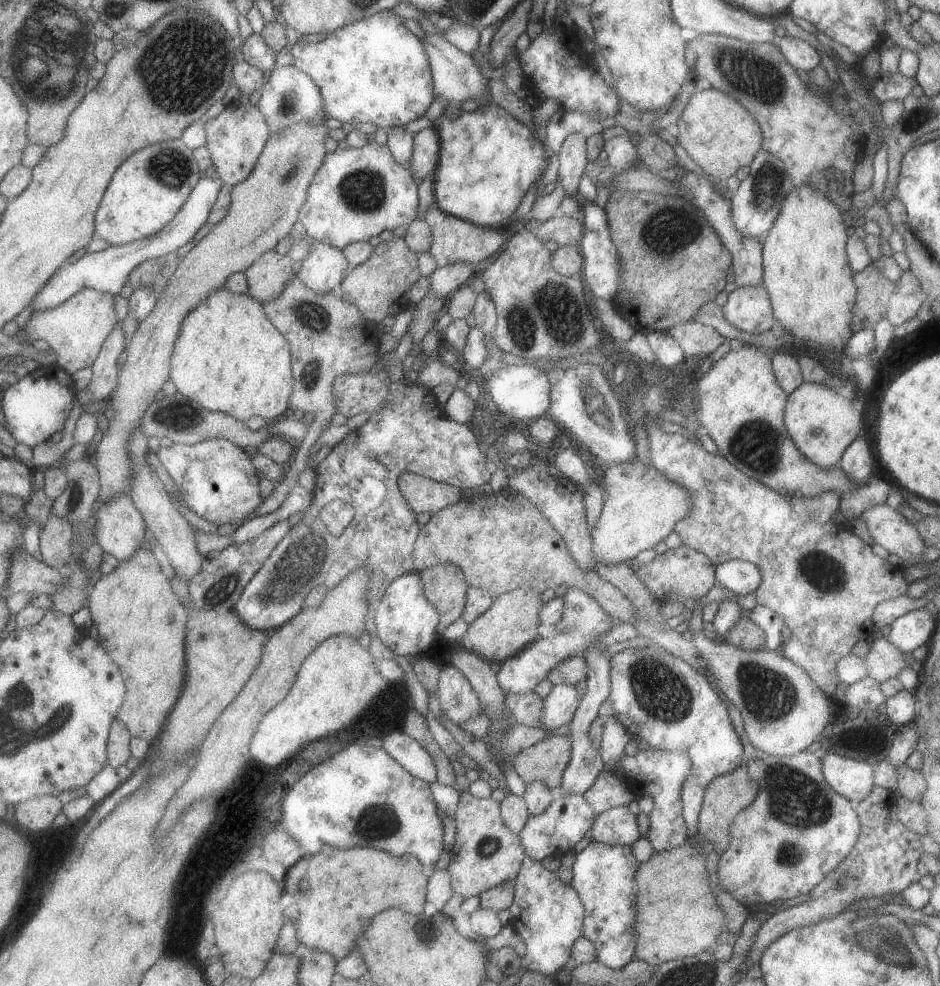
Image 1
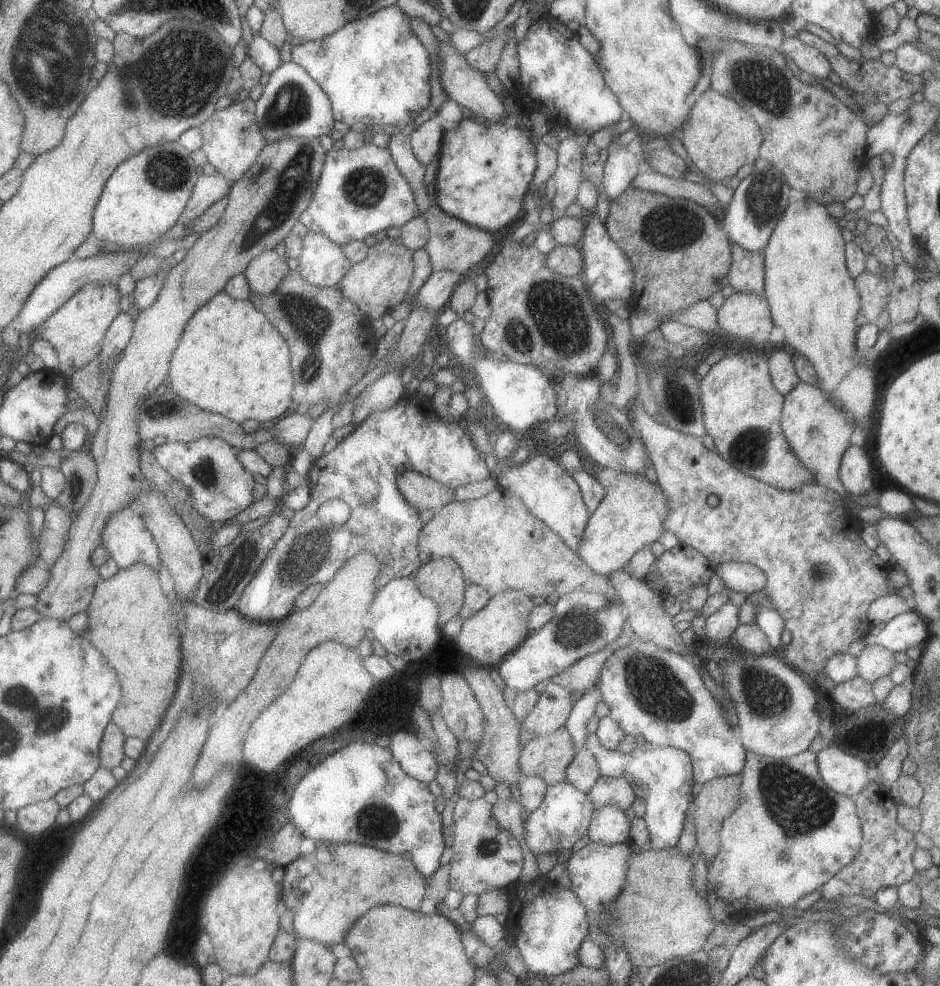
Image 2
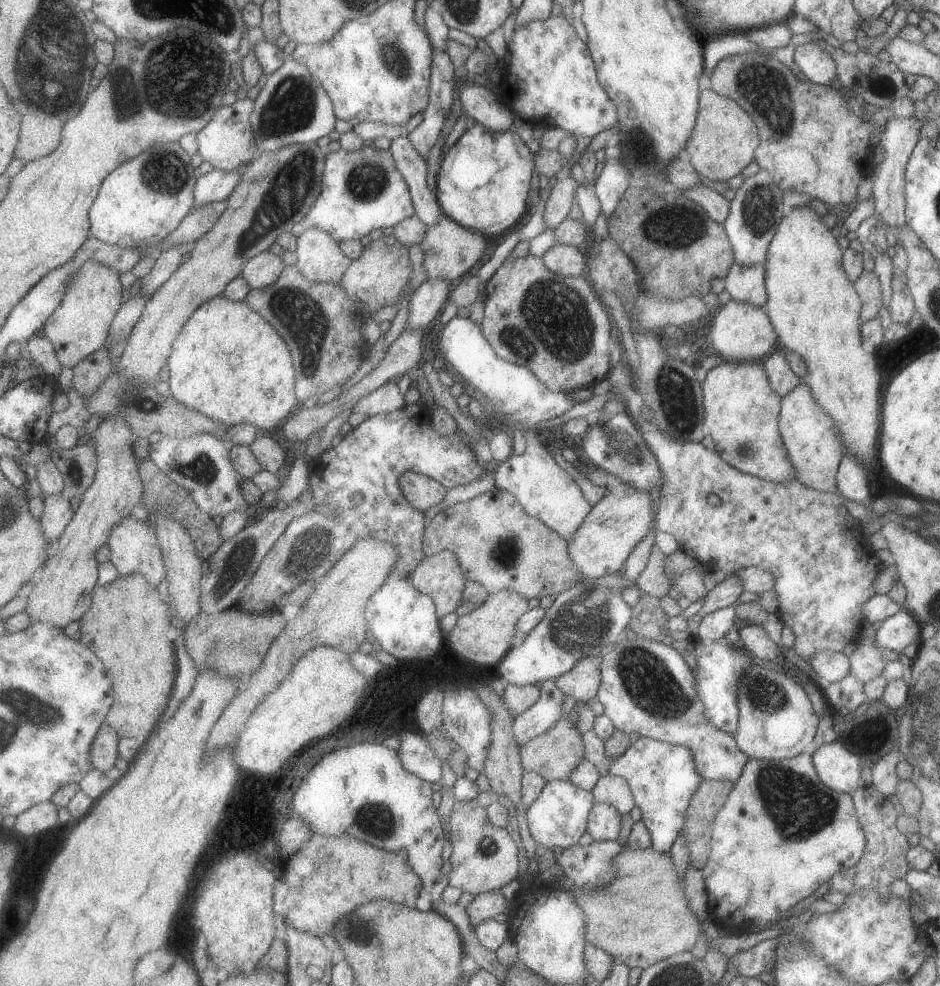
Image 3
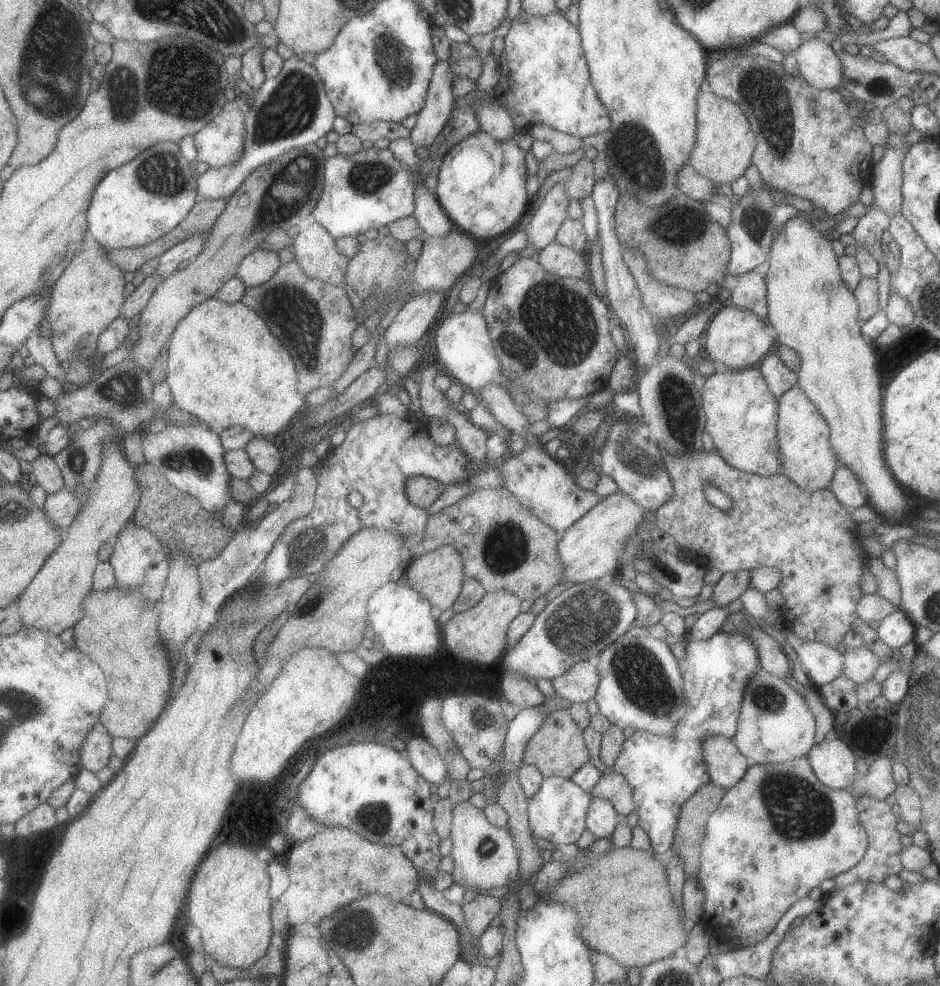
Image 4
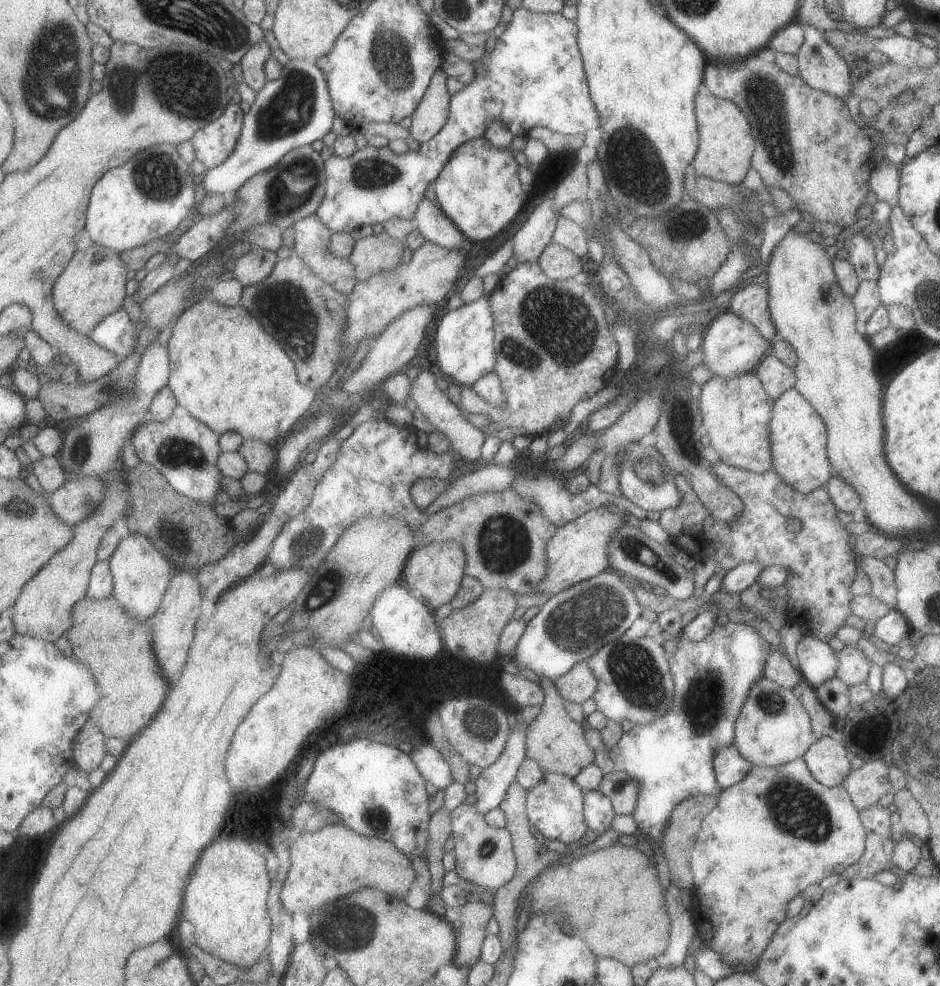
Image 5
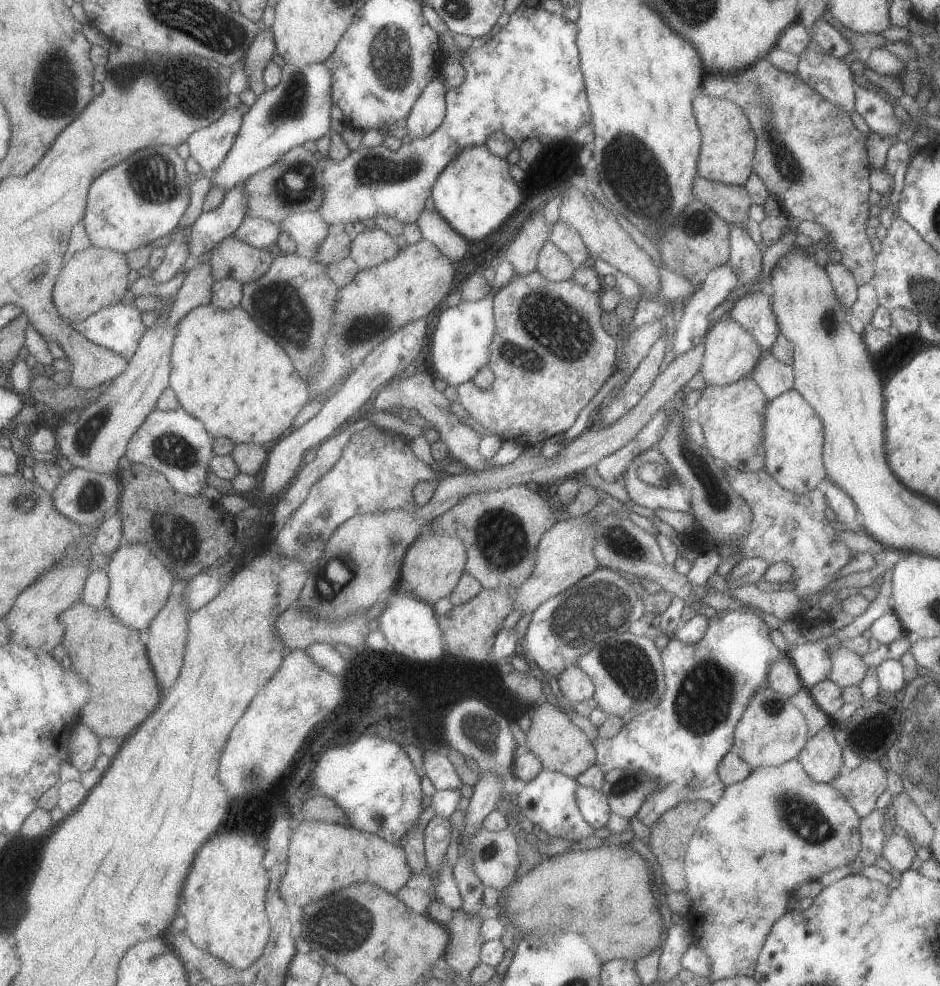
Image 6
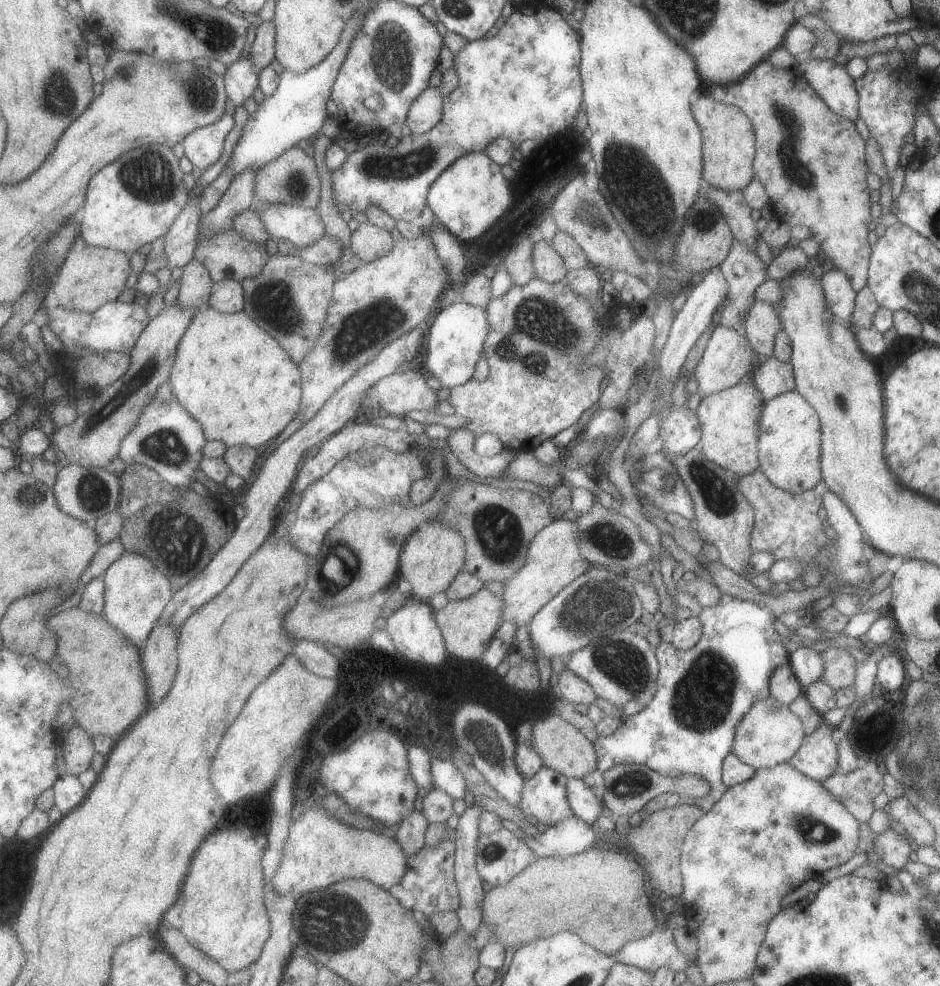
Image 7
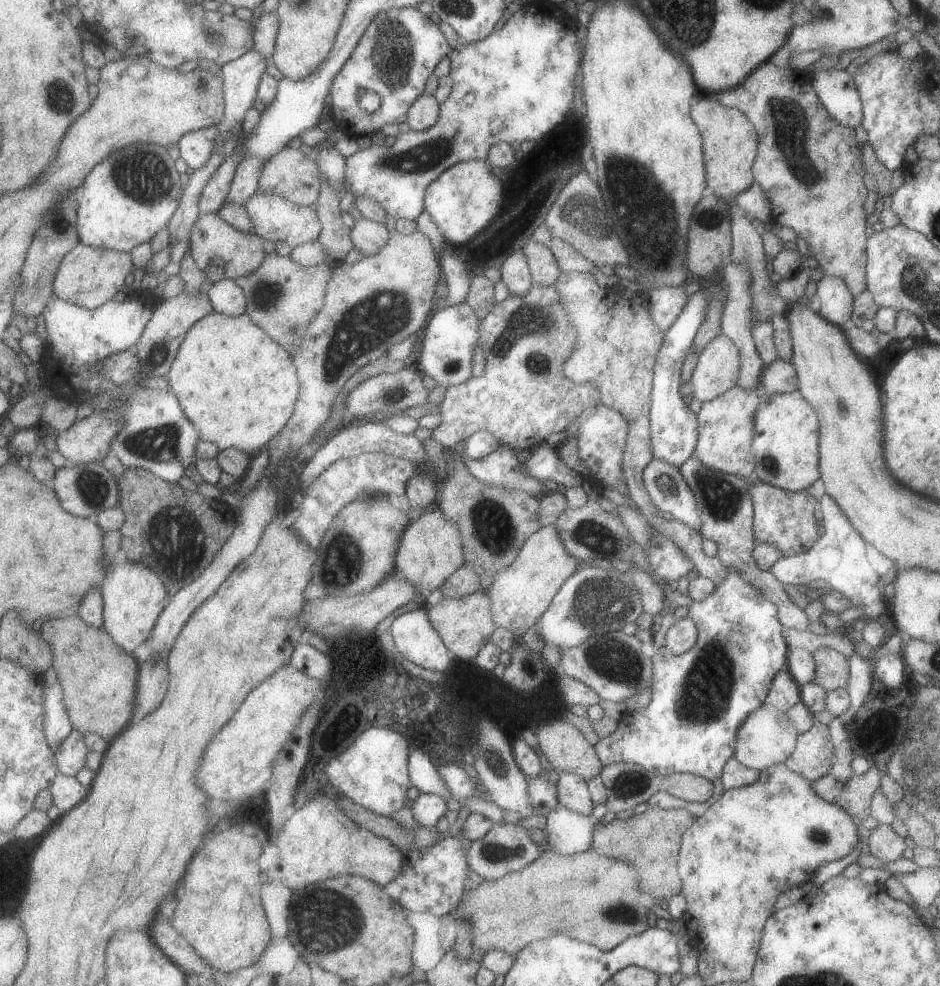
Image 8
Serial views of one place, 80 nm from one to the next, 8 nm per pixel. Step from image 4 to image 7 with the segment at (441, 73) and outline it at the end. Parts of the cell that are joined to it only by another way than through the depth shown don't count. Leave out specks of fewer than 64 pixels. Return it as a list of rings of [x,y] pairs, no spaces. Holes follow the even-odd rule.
[[[429,87],[415,99],[409,116],[407,126],[411,133],[423,134],[433,130],[444,115],[444,94],[440,87]]]

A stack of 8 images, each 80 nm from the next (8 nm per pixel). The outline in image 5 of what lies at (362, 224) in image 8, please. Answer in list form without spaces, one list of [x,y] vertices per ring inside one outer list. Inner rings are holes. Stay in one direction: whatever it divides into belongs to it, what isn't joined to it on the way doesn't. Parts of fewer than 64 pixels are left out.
[[[386,230],[379,234],[361,237],[350,256],[356,268],[357,282],[368,281],[381,271],[400,268],[406,243],[393,238]]]

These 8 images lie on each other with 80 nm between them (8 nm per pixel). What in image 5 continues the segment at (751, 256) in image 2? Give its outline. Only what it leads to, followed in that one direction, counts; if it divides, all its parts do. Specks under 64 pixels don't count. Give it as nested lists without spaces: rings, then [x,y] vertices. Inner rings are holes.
[[[750,283],[735,291],[726,308],[750,322],[771,343],[777,336],[769,314],[767,297],[766,284]]]

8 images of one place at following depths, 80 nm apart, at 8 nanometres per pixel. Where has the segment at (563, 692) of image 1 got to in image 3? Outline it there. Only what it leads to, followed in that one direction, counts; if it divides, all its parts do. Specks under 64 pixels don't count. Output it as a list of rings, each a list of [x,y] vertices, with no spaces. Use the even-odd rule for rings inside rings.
[[[552,679],[544,680],[539,692],[535,704],[525,712],[513,716],[512,731],[518,747],[539,734],[545,734],[549,727],[554,727],[555,723],[566,715],[563,711],[565,695]]]

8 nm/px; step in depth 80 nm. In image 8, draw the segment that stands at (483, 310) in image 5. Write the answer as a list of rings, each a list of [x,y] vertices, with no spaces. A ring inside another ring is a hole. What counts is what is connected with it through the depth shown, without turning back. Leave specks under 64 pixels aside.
[[[466,302],[457,306],[439,304],[425,329],[417,368],[446,388],[467,383],[474,377],[475,348],[480,346],[481,318]]]

